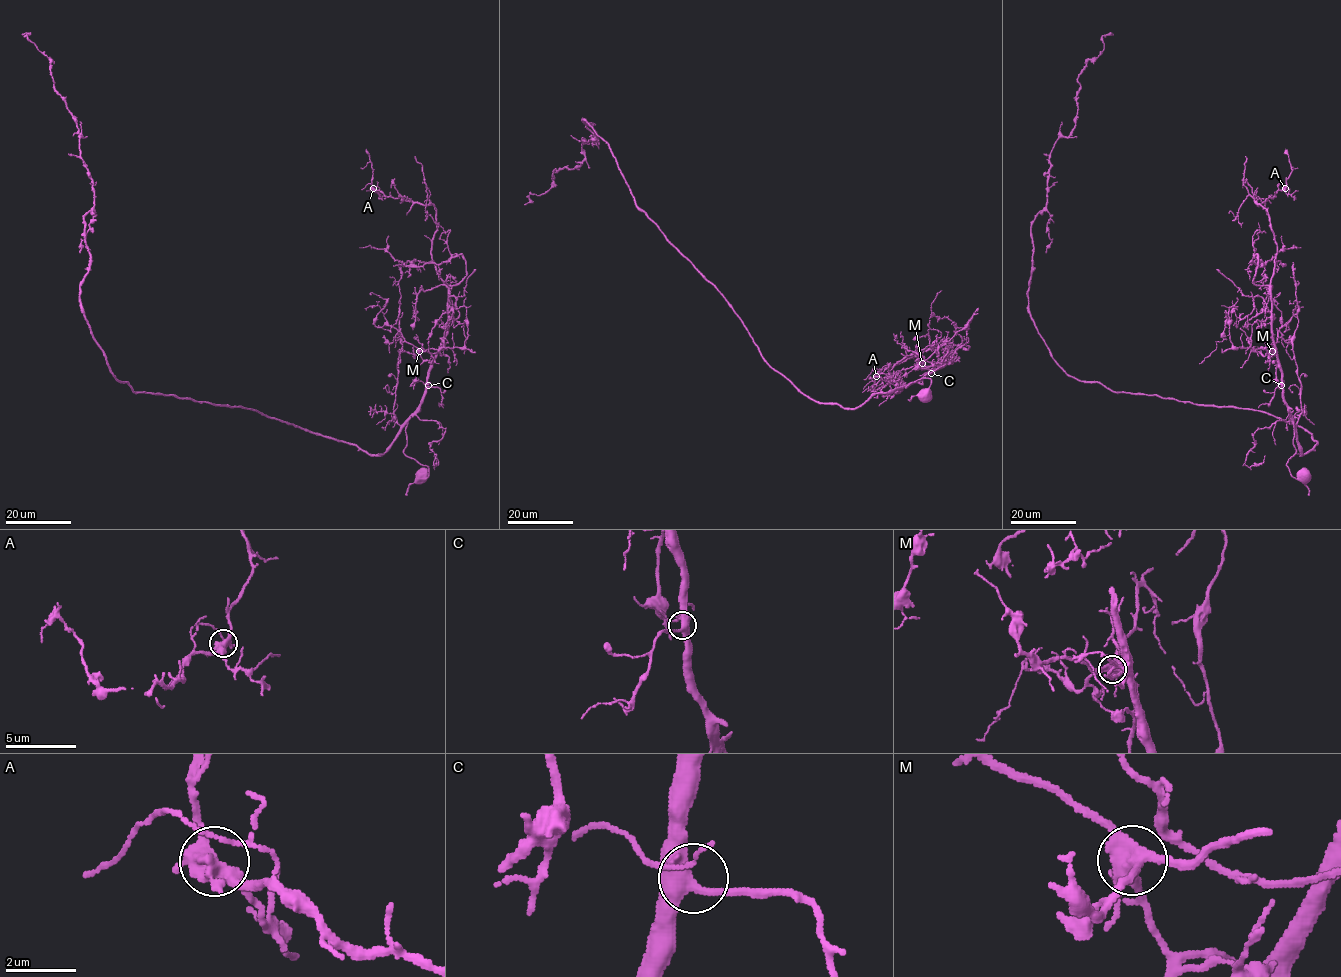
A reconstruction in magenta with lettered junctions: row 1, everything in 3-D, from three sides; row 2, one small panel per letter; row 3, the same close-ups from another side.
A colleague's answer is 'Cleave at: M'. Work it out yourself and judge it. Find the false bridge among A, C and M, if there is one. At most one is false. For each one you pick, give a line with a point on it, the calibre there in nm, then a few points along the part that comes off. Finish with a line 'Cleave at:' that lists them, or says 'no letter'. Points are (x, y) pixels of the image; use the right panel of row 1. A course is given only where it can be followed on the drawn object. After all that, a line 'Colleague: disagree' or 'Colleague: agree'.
M: Place: (1272, 351). Thickness 440 nm. Course of the part to remove: (1272, 351), (1233, 345), (1232, 306), (1236, 308), (1226, 313), (1222, 341), (1199, 363)
Cleave at: M
Colleague: agree

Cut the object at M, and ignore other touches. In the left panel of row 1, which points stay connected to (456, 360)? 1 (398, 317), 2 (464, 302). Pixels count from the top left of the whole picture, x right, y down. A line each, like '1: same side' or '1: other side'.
1: same side
2: other side

